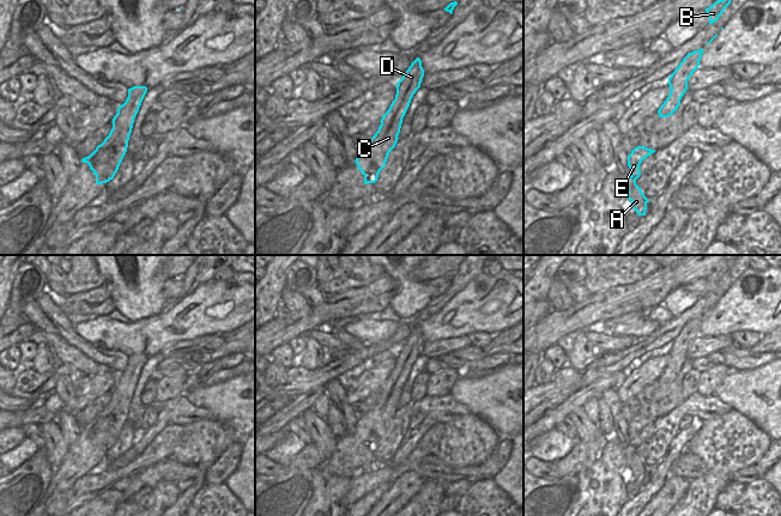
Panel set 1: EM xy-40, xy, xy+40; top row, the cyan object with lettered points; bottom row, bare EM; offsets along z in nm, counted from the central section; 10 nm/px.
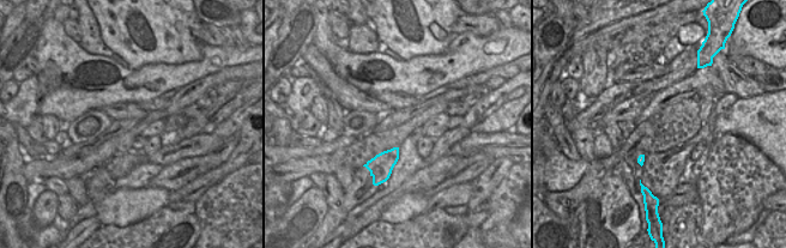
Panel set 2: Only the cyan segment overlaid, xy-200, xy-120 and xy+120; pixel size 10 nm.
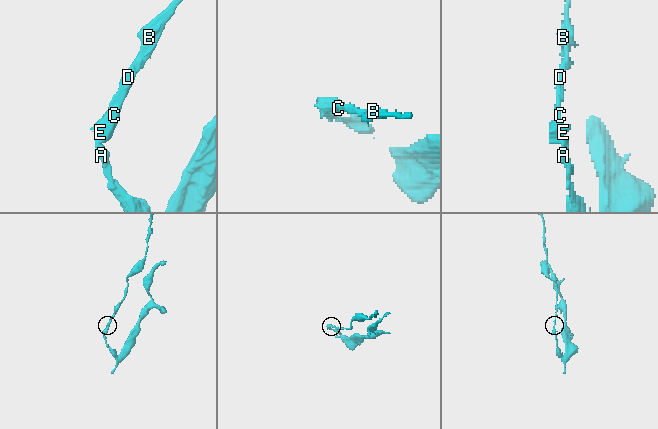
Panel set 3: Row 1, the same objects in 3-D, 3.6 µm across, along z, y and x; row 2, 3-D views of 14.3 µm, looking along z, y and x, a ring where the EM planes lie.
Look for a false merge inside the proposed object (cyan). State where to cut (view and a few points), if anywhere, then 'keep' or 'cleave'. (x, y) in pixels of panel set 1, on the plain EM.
xy+40 (631, 443), (636, 447) | cleave

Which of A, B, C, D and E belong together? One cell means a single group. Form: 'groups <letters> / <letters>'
groups A / B C D E

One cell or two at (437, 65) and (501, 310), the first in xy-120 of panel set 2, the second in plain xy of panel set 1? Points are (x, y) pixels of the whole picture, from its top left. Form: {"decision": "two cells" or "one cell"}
{"decision": "one cell"}

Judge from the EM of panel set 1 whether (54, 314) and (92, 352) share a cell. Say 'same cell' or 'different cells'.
same cell

